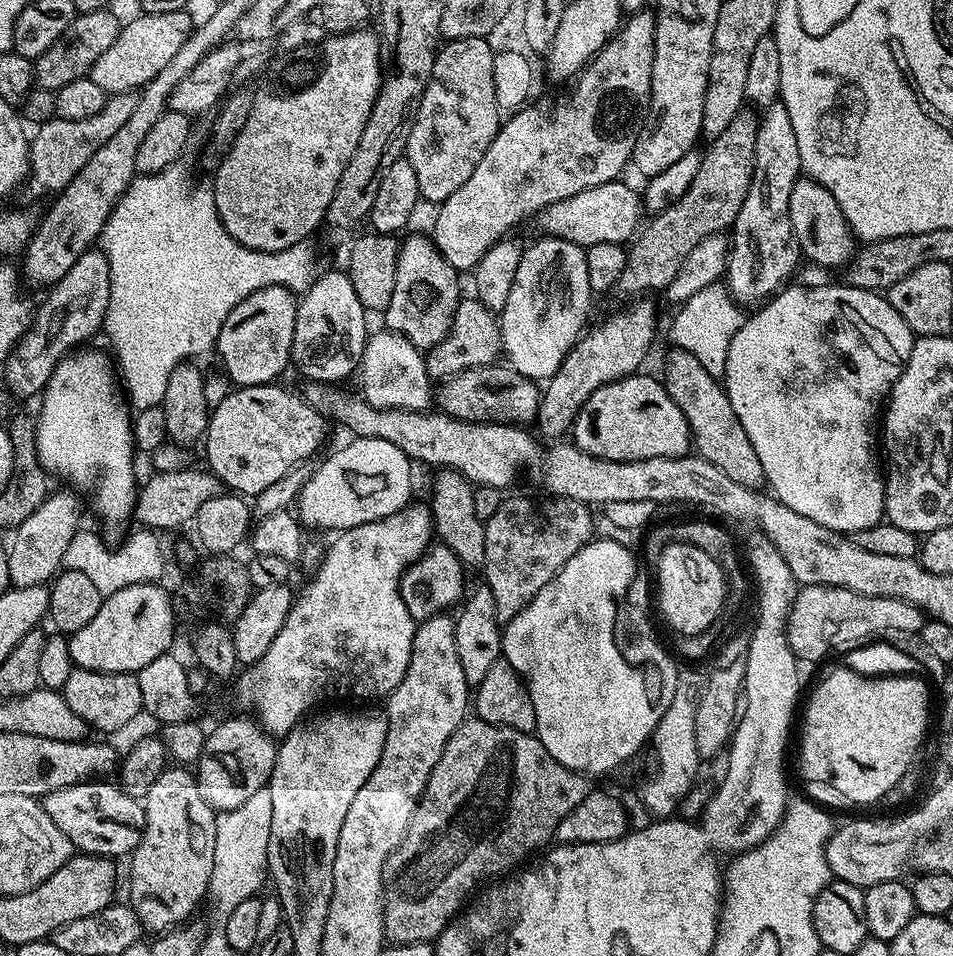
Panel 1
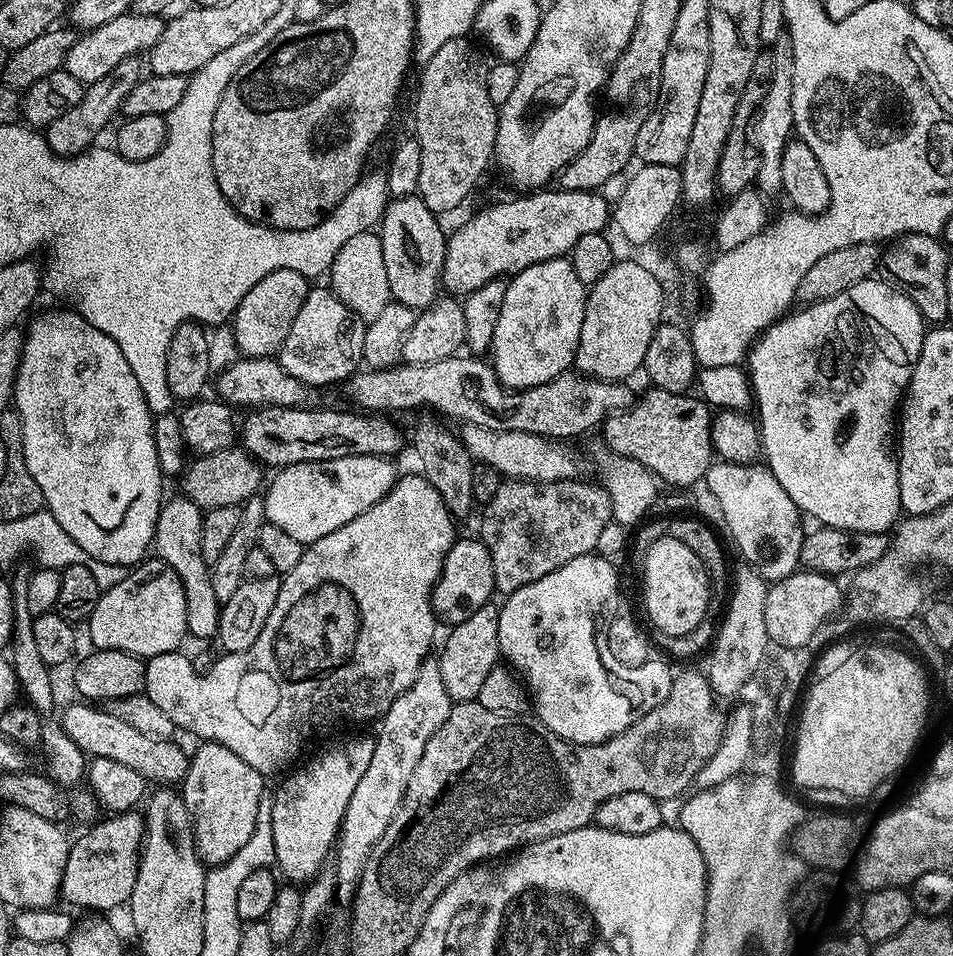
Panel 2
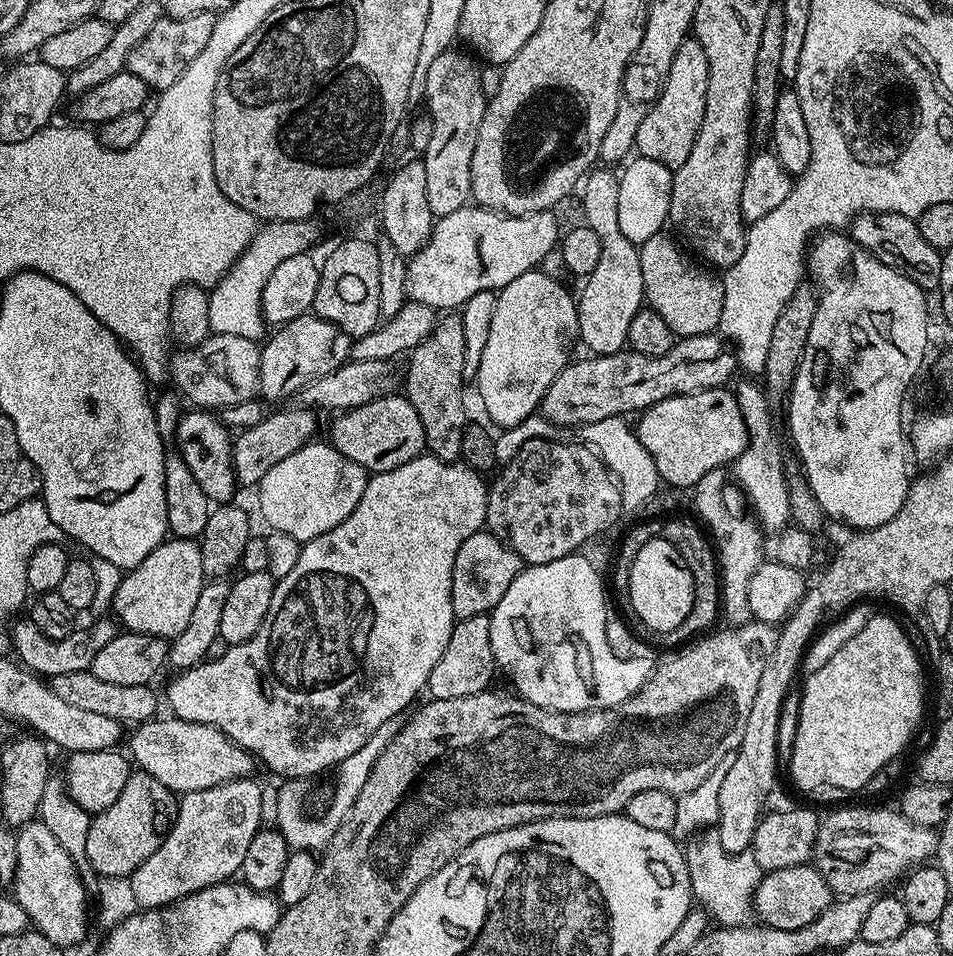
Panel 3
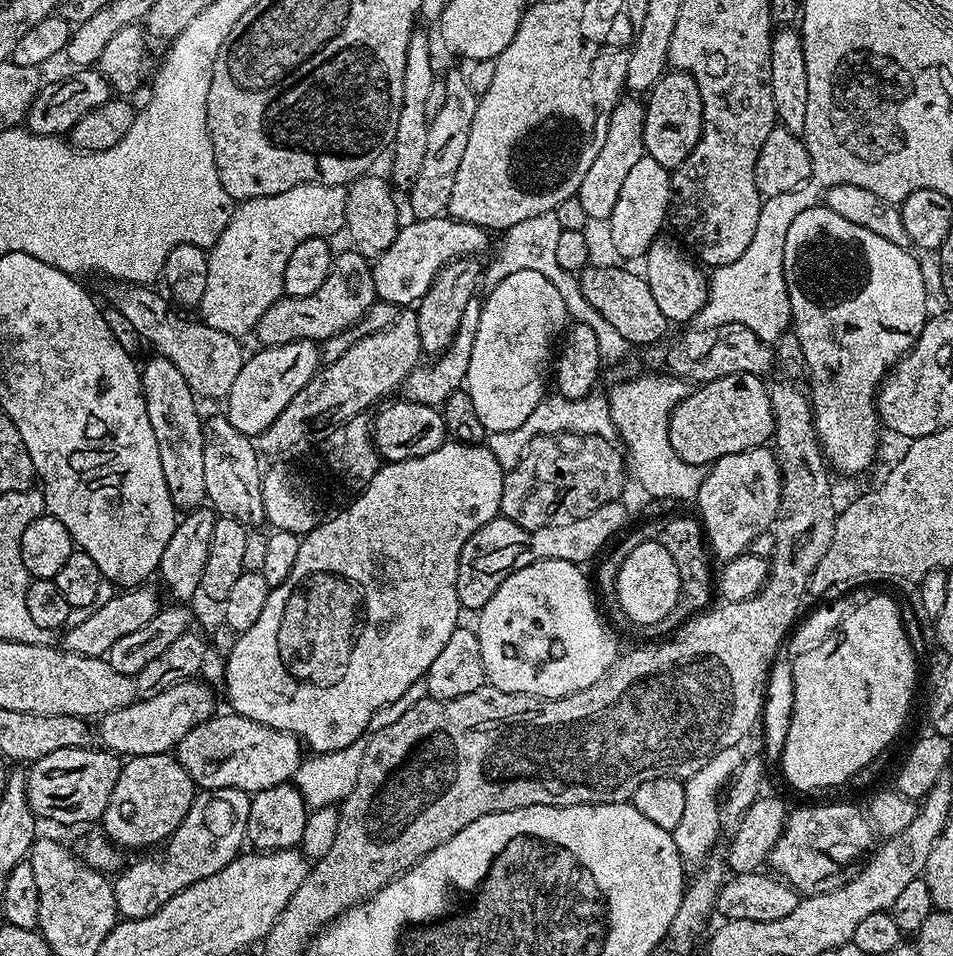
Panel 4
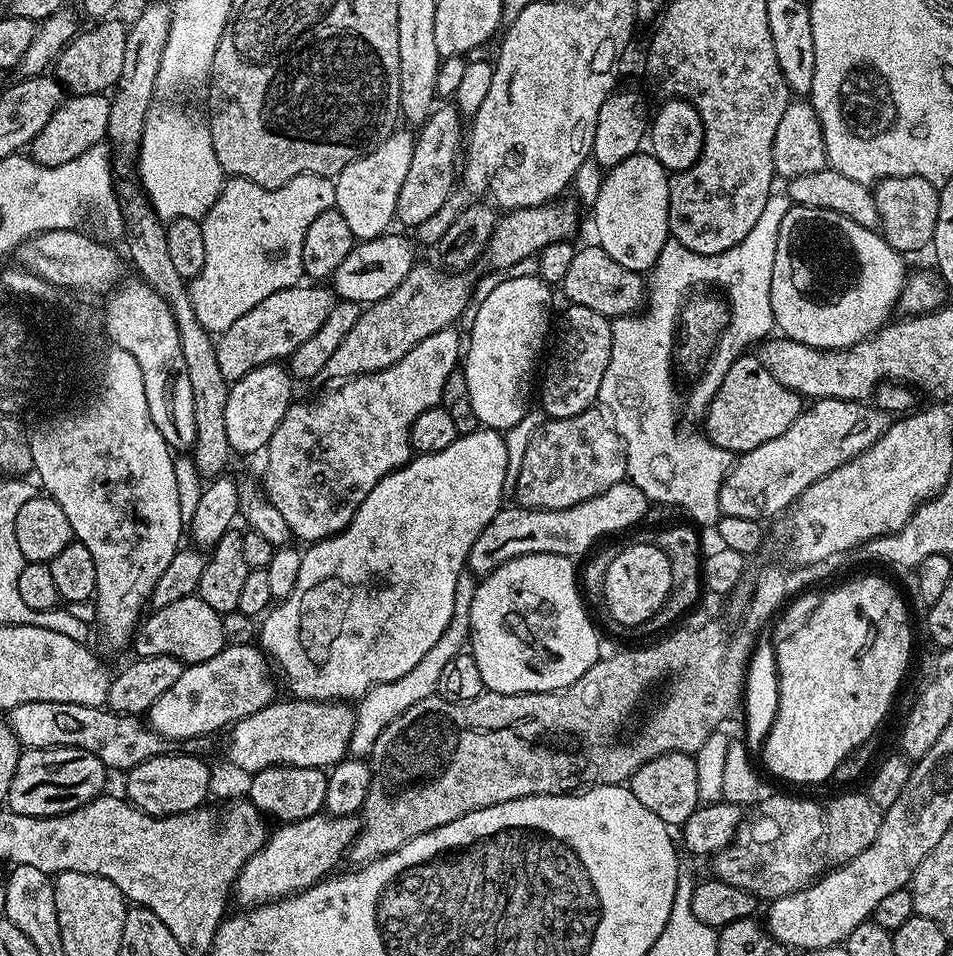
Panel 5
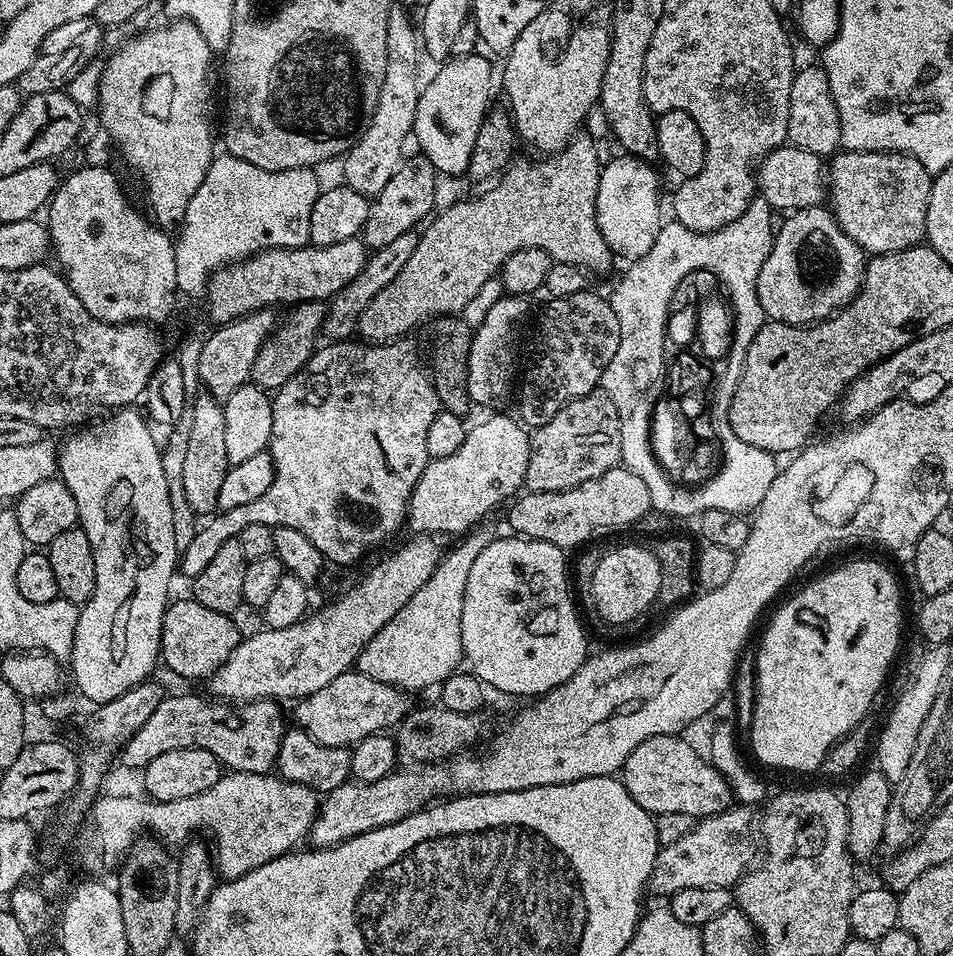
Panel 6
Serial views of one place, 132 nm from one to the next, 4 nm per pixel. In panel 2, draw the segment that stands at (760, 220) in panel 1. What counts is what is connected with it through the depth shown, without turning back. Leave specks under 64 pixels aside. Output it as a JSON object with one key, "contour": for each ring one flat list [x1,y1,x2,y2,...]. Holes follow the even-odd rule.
{"contour":[[787,34,780,36,771,49,774,78,770,82,770,91,766,94,766,102,762,102,752,126,752,136,758,146,760,161,755,187,765,197,779,193,782,189,782,152,786,150,788,141,794,136,794,66,792,65,792,43]]}

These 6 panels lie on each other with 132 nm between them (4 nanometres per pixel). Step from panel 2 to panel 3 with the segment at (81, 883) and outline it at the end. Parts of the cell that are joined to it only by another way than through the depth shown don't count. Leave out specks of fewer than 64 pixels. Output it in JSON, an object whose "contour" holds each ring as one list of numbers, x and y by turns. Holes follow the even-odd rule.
{"contour":[[133,771,115,802,105,812,97,812,91,817,86,841,86,858,90,866,100,878,131,877,132,872,162,846,176,818,177,807,177,793,162,786,158,778]]}

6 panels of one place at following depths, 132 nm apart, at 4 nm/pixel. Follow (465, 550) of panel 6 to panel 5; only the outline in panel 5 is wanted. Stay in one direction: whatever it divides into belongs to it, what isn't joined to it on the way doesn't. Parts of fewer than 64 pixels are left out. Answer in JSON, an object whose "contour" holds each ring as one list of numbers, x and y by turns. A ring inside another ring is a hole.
{"contour":[[461,574,458,578,454,594,454,612,450,618,450,624,446,626,442,638,438,638,438,642,434,642,434,647,427,652,426,658,422,658,422,662,418,662,418,666,414,666,414,670,410,670,410,674,402,674,402,678,398,678,394,682,376,684,360,697,354,708,356,714,354,734,348,743,349,753,353,757,371,757,374,742,378,742,382,730,386,730,386,726,390,726,390,722,394,722,394,718,398,718,406,710,410,710,410,706,414,706,414,702,422,702,426,698,436,695,436,683,438,677,442,675,443,668,446,667,446,662,450,662,450,658,465,651,466,645,469,643,472,631,470,602,474,598,477,583,477,577,471,574]]}

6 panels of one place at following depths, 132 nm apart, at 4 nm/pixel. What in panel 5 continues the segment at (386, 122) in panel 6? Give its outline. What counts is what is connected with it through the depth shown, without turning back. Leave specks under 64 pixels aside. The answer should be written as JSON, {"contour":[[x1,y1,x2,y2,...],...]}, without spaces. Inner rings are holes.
{"contour":[[393,131,370,154,350,162,334,178,336,186,335,211,346,218,350,234,357,240,373,240,385,235,396,220,398,190,406,182,406,170,410,170,410,158,414,154,414,136,410,131]]}

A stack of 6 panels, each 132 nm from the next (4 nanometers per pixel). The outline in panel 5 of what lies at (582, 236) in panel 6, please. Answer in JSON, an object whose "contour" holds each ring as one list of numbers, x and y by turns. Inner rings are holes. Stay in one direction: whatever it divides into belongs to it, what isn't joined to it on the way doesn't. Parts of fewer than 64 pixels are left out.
{"contour":[[549,202,533,208,514,208,501,215,496,222,496,229,488,243,486,260,496,268,512,268,523,260,535,257,546,246,559,240,572,240,576,227,580,224,580,216,572,204],[413,264,410,274,406,274,406,278,398,282,398,290,367,305,361,311,350,334,342,338,342,346,338,346,334,354,330,354,330,362,326,362,326,366,320,371,321,381,343,382,354,376,369,376,371,372,394,366,394,362,398,362,398,358,406,358,406,354,414,350,414,346,418,346,422,338,430,338,430,334,438,330,453,327,457,323,455,320,464,311,469,311,468,299,472,296,471,275,450,272,432,264]]}

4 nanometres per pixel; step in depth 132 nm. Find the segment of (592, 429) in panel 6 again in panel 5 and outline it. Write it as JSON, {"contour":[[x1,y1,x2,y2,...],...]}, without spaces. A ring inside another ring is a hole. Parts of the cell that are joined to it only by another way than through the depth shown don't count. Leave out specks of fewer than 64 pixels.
{"contour":[[593,406,582,414,574,414,574,418,545,419,544,424,534,430,534,438,530,438,530,446,526,446,526,454,522,457,522,470,514,476,515,503,522,508,566,510,570,506,578,506,578,502,586,502,602,494,602,490,610,490,610,486,622,482,627,474,622,438,616,433,607,411]]}

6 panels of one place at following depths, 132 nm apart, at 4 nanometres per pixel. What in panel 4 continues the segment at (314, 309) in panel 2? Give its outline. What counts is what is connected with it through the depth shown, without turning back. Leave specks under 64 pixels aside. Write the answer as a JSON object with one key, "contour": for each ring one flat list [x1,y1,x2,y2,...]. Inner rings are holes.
{"contour":[[299,340,289,344,264,346,245,359,242,370,238,370,238,379,230,386,230,394,226,401,226,415,234,430,242,430,242,434,253,438,260,435,282,410,286,410,286,402,310,382,315,372,322,367,322,352,313,341]]}

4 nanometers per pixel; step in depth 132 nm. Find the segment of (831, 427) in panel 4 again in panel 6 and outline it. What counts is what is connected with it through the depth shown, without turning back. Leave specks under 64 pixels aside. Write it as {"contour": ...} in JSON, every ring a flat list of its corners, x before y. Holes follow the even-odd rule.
{"contour":[[827,207,801,208,787,219,781,228,779,225,770,254,766,262,762,262,762,270,758,270,758,302,769,321,807,326,827,320,860,292,864,282,866,253,847,236,842,226,838,226,836,217]]}

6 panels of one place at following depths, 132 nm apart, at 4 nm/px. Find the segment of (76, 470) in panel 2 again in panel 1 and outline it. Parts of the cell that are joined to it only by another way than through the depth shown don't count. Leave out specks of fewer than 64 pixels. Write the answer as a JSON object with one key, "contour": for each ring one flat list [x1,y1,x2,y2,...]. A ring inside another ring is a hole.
{"contour":[[84,346,58,362,58,366,50,374,48,385,38,400,40,416,35,417,36,445,38,446,38,458,45,472,49,474,57,472,62,479,69,480,73,484,69,484,73,489,92,488,92,504,96,507,96,512,100,515,105,530,110,535,120,538,129,531,128,519,131,521,136,511,138,479,136,480,136,468,132,465,132,456,134,457,133,413,122,391,117,369,113,361,109,360,102,353,95,352,92,346]]}

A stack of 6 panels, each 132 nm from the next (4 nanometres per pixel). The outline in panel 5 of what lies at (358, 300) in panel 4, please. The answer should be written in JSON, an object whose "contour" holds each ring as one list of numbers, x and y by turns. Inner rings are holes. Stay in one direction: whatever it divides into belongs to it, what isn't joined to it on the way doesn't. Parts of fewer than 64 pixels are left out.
{"contour":[[312,282,305,286,280,289,277,293,264,298,248,313,243,314,225,332,219,333,215,341,218,370,222,370,222,378,229,382,241,380,250,370,263,364,274,364,287,361,307,342,330,318,330,310,335,306,337,297,331,287]]}

